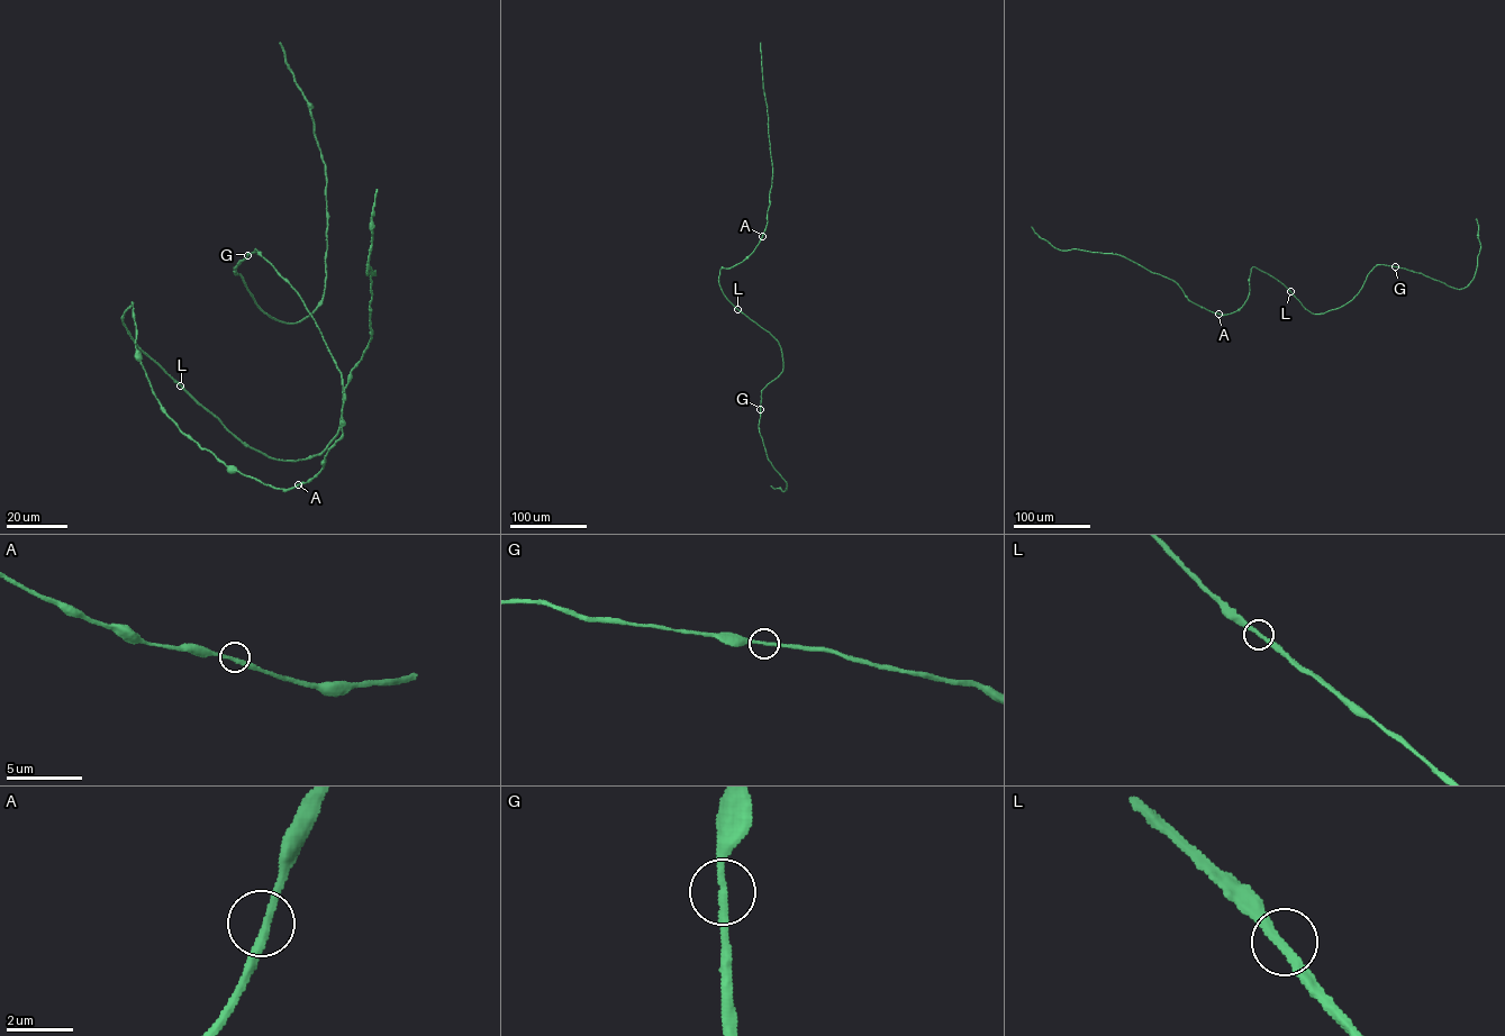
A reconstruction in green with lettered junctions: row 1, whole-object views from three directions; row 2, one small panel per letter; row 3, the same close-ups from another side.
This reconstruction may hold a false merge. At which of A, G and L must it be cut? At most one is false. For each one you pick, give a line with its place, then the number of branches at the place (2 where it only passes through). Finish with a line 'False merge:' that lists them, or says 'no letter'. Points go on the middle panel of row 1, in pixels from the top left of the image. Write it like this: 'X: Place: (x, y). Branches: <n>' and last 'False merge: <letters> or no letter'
False merge: no letter

